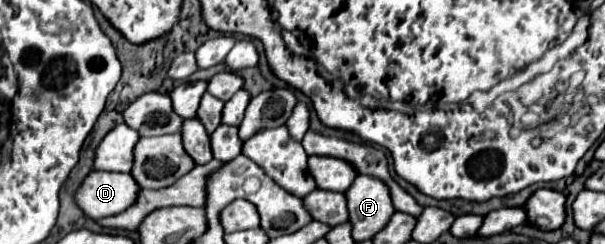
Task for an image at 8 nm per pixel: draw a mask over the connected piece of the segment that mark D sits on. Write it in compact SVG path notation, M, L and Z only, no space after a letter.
M90 171L76 189L74 201L86 217L102 219L128 209L136 201L138 191L140 187L130 173Z

